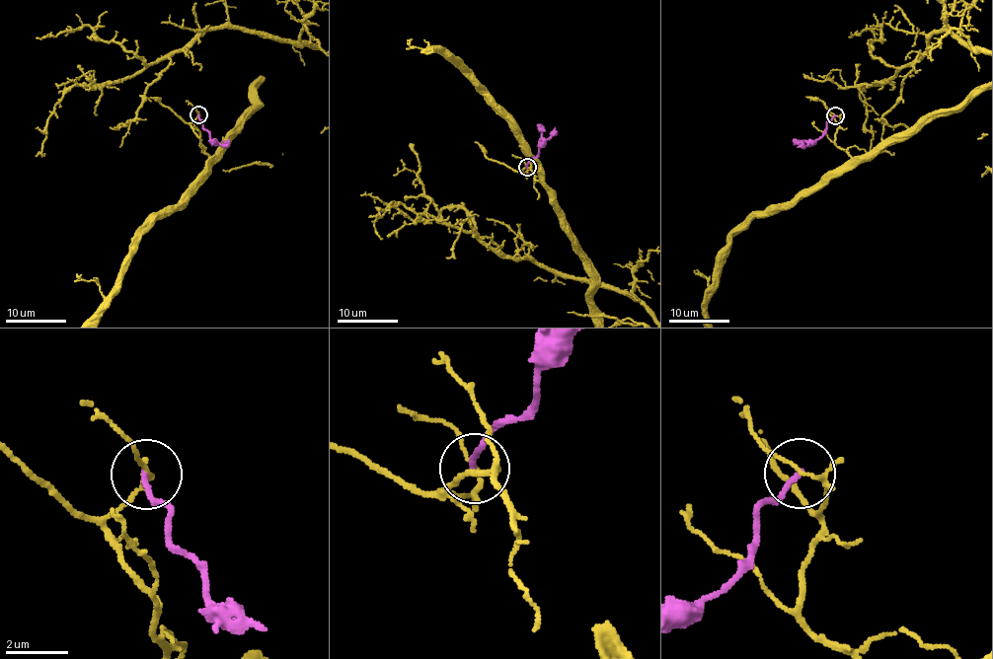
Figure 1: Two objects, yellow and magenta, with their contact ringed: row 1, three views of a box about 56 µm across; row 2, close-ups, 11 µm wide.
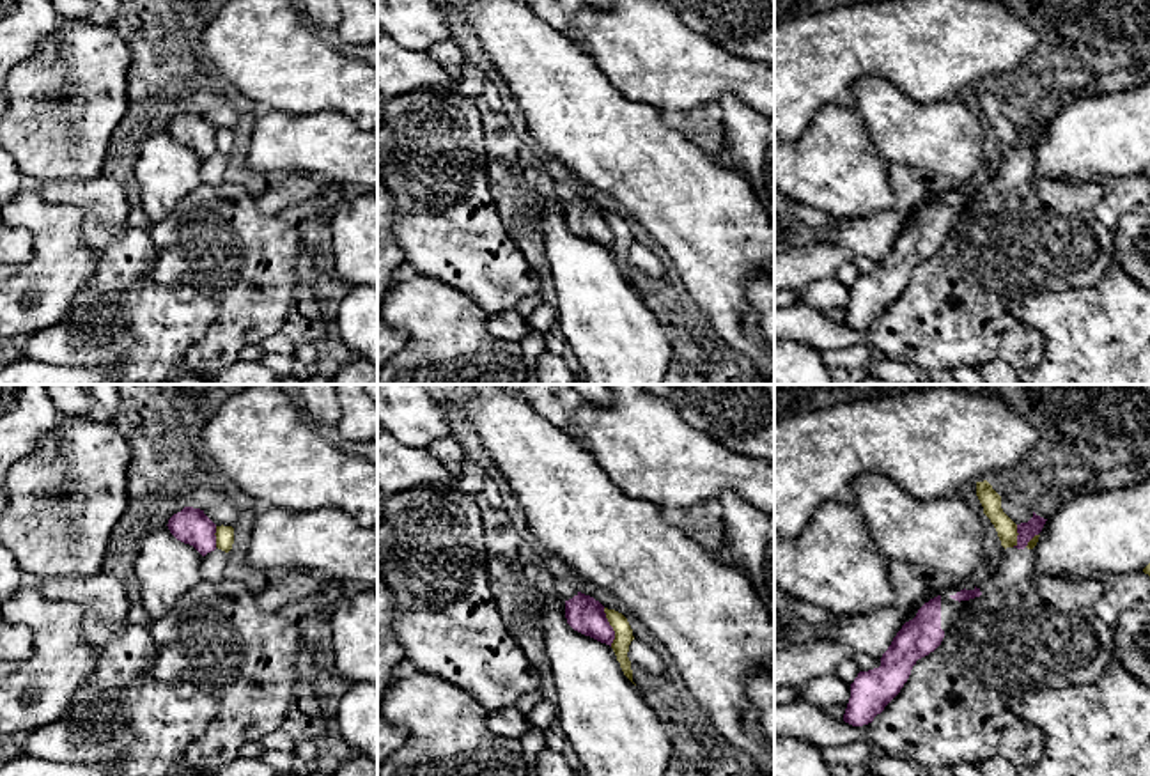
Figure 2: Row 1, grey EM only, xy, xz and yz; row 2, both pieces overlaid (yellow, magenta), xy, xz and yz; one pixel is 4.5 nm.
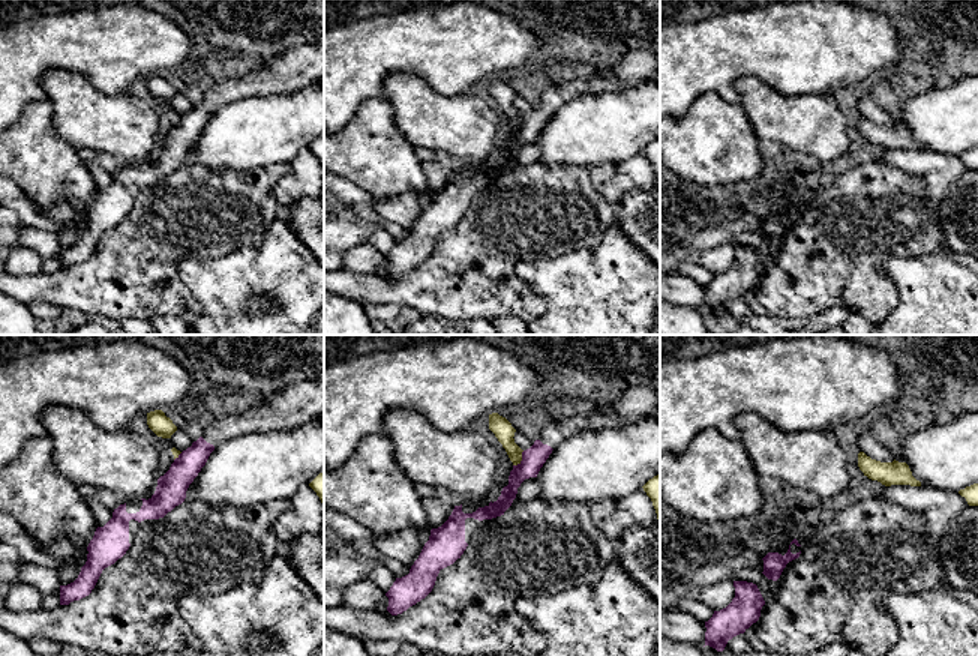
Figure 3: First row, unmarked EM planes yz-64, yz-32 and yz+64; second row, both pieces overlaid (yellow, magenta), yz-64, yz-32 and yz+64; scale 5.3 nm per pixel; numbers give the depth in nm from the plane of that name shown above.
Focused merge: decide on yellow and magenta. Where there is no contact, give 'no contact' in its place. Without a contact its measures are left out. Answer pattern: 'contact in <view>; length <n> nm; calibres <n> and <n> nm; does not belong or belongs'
contact in xz; length 180 nm; calibres 80 and 170 nm; does not belong

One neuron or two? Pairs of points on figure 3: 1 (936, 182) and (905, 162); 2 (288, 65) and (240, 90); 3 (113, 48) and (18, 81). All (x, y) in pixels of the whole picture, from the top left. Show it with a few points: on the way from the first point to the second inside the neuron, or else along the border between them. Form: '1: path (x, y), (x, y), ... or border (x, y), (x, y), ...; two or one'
1: path (930, 174), (918, 162), (912, 162); one
2: path (276, 77), (252, 84); one
3: path (89, 48), (51, 48), (42, 57); one

